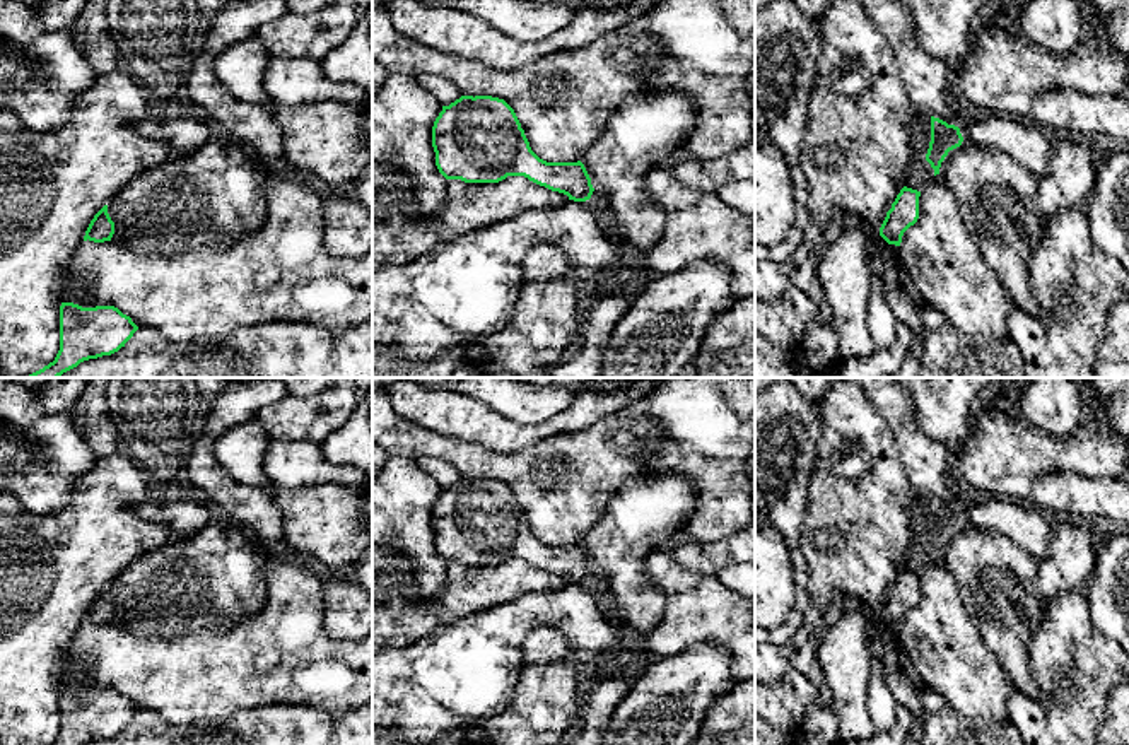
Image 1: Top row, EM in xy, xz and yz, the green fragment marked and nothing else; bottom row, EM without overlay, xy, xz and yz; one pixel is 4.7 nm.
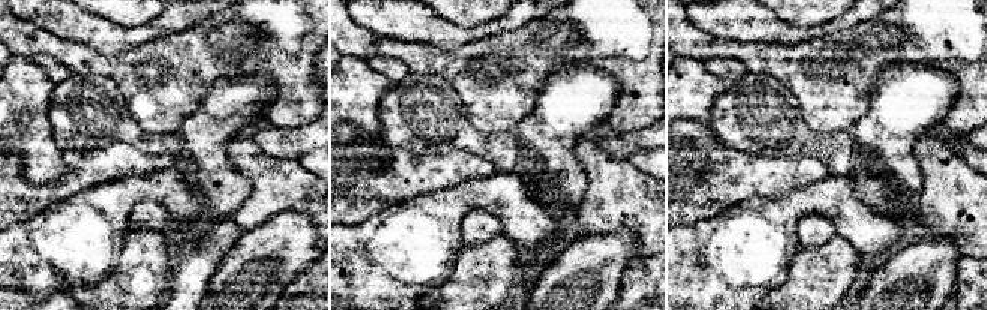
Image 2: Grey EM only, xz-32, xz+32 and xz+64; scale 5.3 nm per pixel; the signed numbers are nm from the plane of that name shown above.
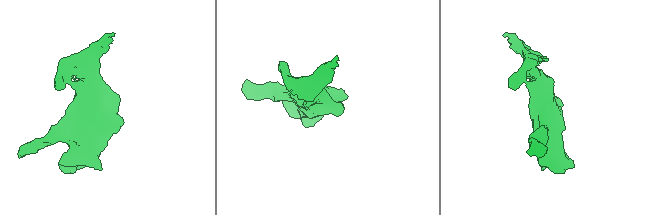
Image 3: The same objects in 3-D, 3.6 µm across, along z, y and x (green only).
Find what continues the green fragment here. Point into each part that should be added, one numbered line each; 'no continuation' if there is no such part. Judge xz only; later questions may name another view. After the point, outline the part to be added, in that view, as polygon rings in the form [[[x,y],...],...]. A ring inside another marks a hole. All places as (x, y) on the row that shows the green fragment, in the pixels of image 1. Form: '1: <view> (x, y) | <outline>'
no continuation

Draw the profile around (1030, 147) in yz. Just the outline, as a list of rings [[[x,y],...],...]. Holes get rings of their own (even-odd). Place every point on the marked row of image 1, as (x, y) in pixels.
[[[984,114],[963,121],[960,133],[970,144],[1004,152],[1035,178],[1049,173],[1052,138],[1038,125],[1025,126],[1009,116]]]

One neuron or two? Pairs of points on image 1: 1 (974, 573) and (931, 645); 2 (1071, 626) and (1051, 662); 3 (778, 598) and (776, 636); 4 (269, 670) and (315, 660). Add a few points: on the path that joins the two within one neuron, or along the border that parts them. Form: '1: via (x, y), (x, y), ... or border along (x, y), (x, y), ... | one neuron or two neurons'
1: border along (941, 561), (953, 578), (962, 605), (977, 633) | two neurons
2: via (1066, 634), (1066, 646), (1059, 653) | one neuron
3: border along (796, 597), (791, 612), (772, 629) | two neurons
4: via (280, 662), (303, 662) | one neuron

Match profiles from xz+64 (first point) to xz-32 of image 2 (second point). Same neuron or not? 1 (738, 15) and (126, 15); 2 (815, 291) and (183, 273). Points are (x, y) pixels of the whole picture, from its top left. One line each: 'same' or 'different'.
1: different
2: different

